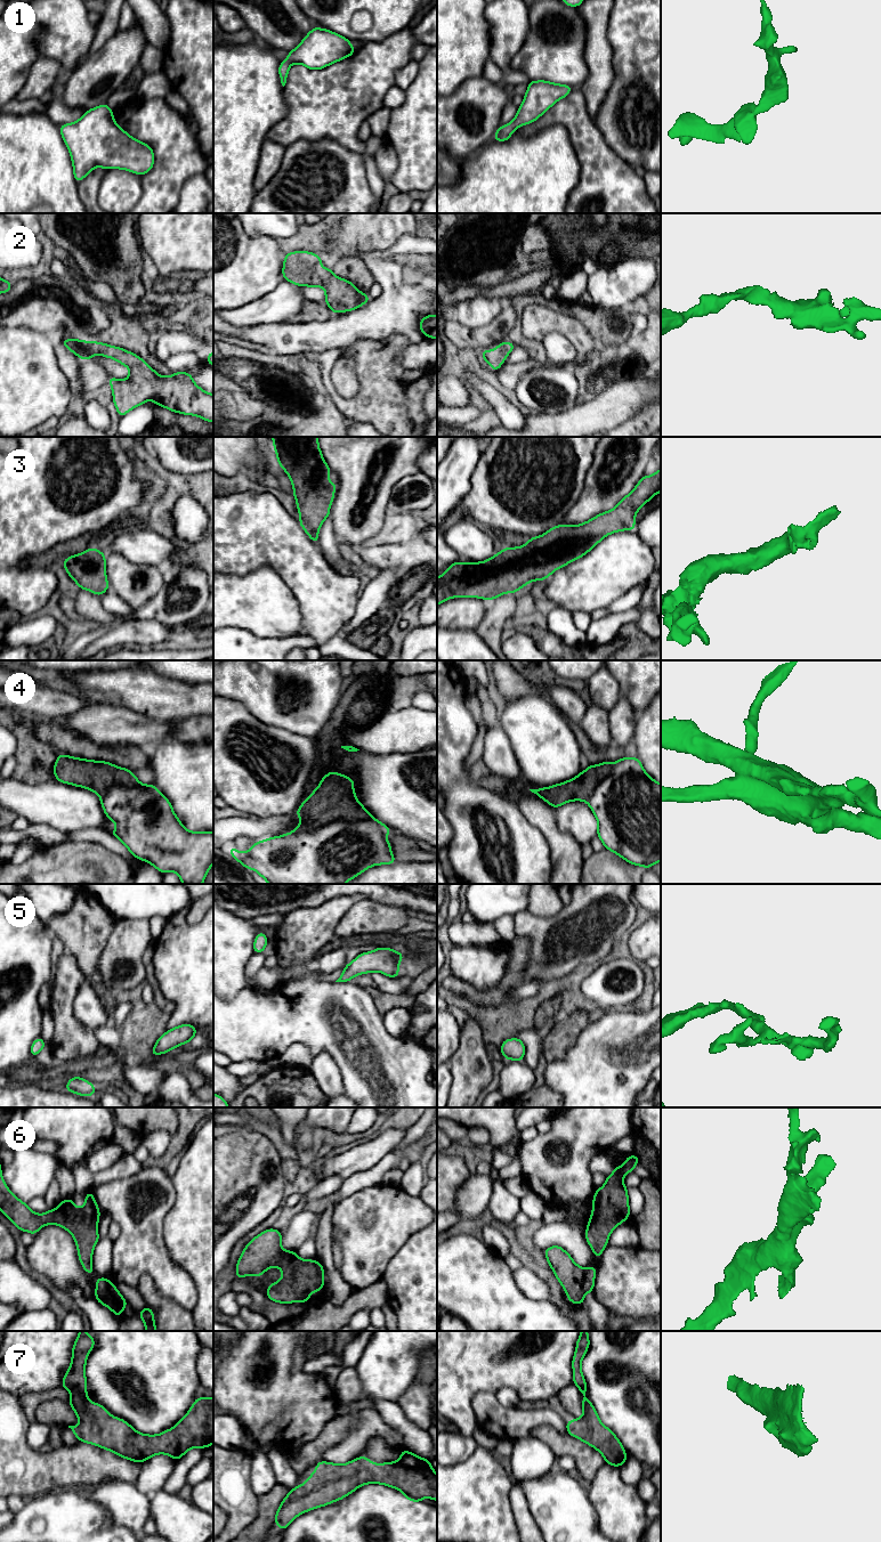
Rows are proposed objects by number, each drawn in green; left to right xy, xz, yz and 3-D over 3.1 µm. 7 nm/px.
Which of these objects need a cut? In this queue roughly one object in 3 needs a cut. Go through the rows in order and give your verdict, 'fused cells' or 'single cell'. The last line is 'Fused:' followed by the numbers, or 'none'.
1: single cell
2: single cell
3: single cell
4: fused cells
5: single cell
6: single cell
7: single cell
Fused: 4

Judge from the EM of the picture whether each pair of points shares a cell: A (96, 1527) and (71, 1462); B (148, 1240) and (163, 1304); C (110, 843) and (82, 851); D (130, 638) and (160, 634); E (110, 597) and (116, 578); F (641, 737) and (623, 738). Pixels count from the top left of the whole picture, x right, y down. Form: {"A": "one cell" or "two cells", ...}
{"A": "two cells", "B": "two cells", "C": "two cells", "D": "one cell", "E": "two cells", "F": "two cells"}

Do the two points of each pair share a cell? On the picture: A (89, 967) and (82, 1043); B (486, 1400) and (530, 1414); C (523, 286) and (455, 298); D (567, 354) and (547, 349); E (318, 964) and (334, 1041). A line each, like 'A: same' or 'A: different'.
A: different
B: same
C: same
D: same
E: different

